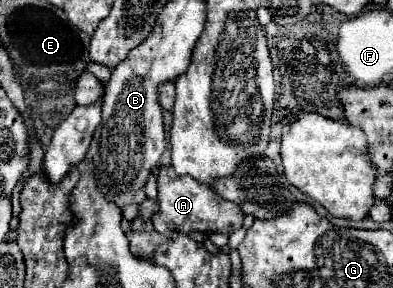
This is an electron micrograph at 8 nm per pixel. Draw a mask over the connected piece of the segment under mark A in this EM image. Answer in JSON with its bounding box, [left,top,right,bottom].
[153,166,243,236]

